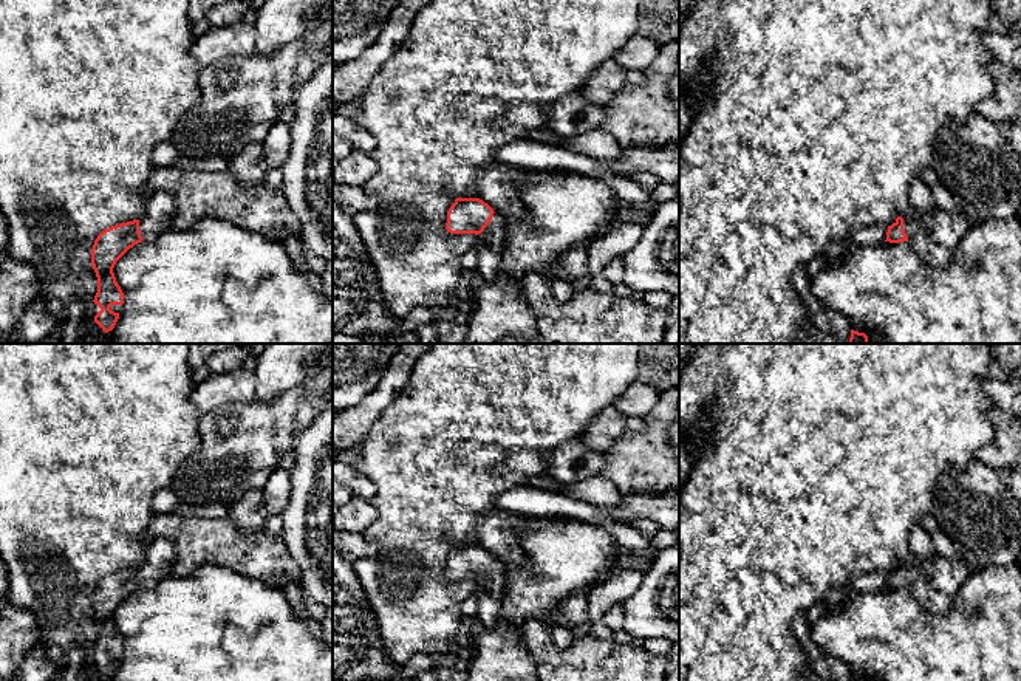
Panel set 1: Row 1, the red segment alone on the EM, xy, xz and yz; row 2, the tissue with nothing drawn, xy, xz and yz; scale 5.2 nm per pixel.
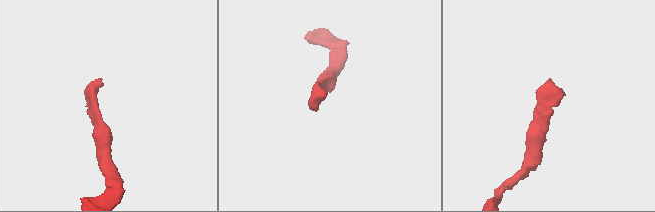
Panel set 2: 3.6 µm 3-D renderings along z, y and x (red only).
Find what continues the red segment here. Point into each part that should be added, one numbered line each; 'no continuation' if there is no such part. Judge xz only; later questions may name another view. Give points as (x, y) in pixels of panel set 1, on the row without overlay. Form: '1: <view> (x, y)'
1: xz (491, 588)

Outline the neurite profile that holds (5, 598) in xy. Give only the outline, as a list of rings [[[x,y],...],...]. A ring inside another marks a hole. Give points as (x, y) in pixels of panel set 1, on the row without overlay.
[[[0,553],[0,613],[9,601],[11,597],[9,597],[8,571]]]

